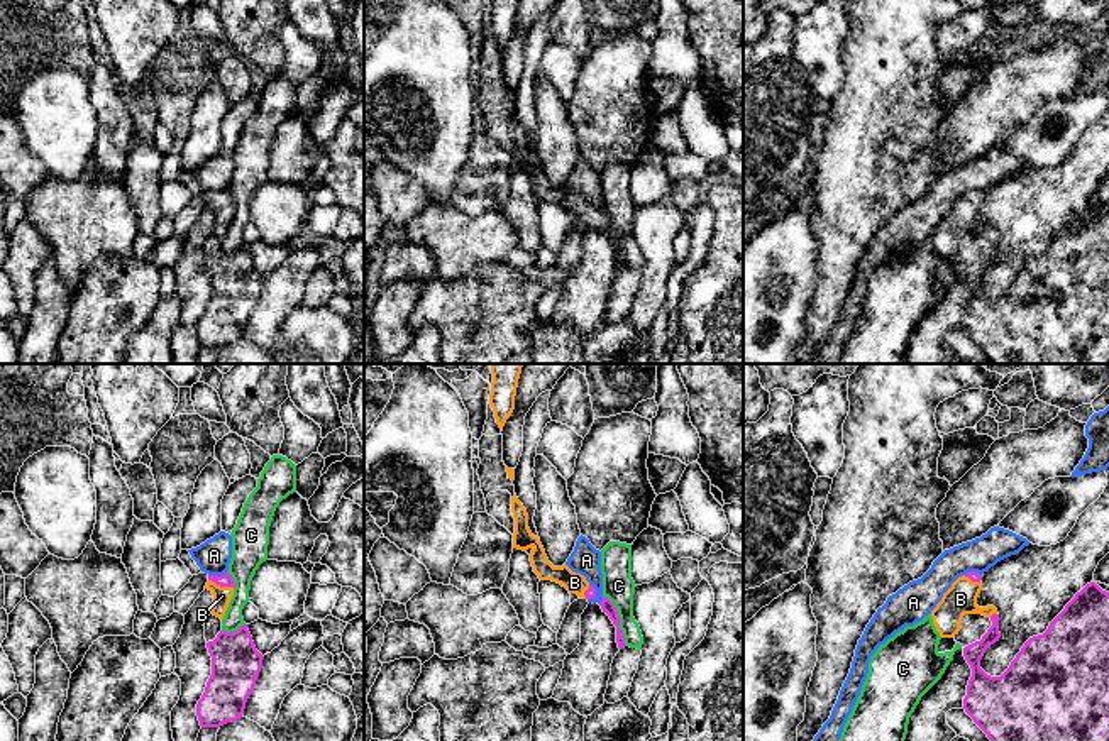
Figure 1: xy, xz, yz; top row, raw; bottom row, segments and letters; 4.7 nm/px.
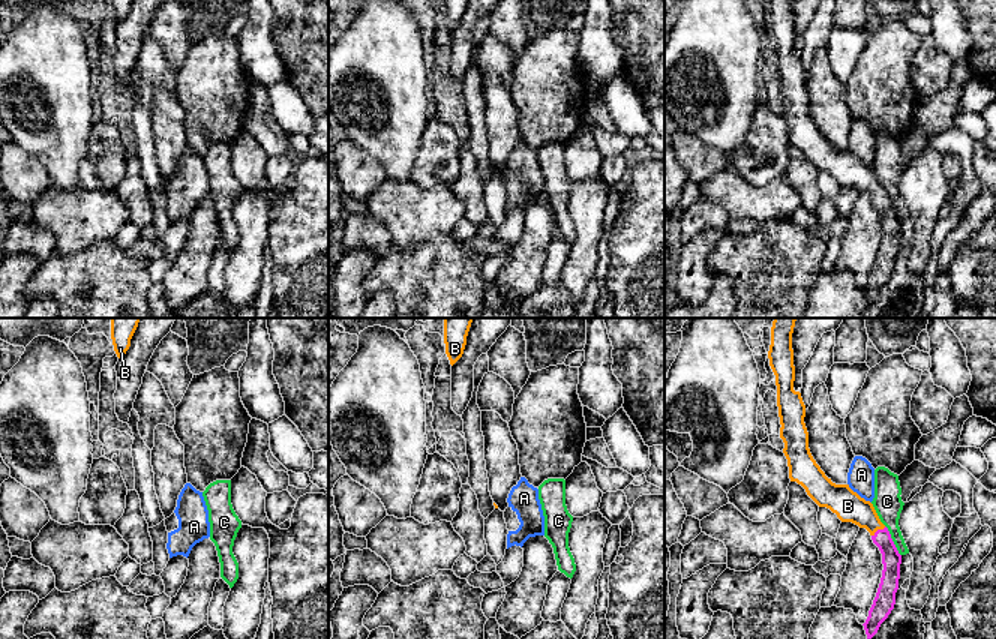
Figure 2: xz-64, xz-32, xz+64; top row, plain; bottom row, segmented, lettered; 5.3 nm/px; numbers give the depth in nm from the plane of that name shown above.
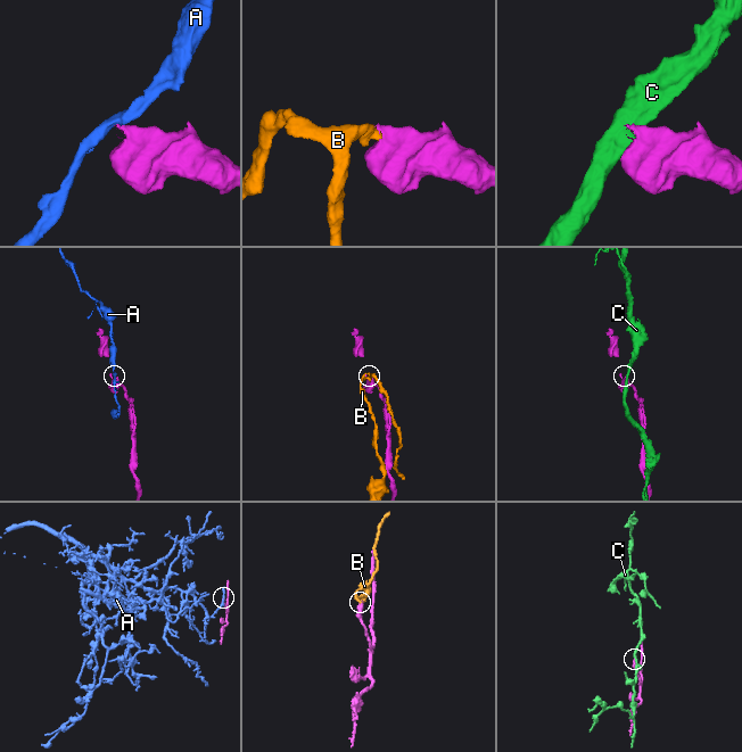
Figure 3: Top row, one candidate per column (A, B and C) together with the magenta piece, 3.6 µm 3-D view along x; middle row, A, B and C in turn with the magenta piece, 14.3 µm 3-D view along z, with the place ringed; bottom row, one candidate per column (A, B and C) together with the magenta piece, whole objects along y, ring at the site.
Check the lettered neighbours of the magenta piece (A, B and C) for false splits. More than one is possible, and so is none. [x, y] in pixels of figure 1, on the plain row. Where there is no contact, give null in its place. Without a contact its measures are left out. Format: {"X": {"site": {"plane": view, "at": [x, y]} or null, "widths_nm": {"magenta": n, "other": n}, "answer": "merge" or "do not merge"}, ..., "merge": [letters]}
{"A": {"site": {"plane": "xy", "at": [217, 197]}, "widths_nm": {"magenta": 60, "other": 160}, "answer": "do not merge"}, "B": {"site": {"plane": "xy", "at": [222, 207]}, "widths_nm": {"magenta": 60, "other": 90}, "answer": "merge"}, "C": {"site": {"plane": "xz", "at": [618, 241]}, "widths_nm": {"magenta": 60, "other": 150}, "answer": "do not merge"}, "merge": ["B"]}

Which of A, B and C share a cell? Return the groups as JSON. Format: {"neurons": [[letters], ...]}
{"neurons": [["A"], ["B"], ["C"]]}

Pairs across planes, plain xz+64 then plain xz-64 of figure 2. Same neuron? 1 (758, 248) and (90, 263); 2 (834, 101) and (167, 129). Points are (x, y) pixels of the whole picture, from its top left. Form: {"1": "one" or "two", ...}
{"1": "one", "2": "one"}

